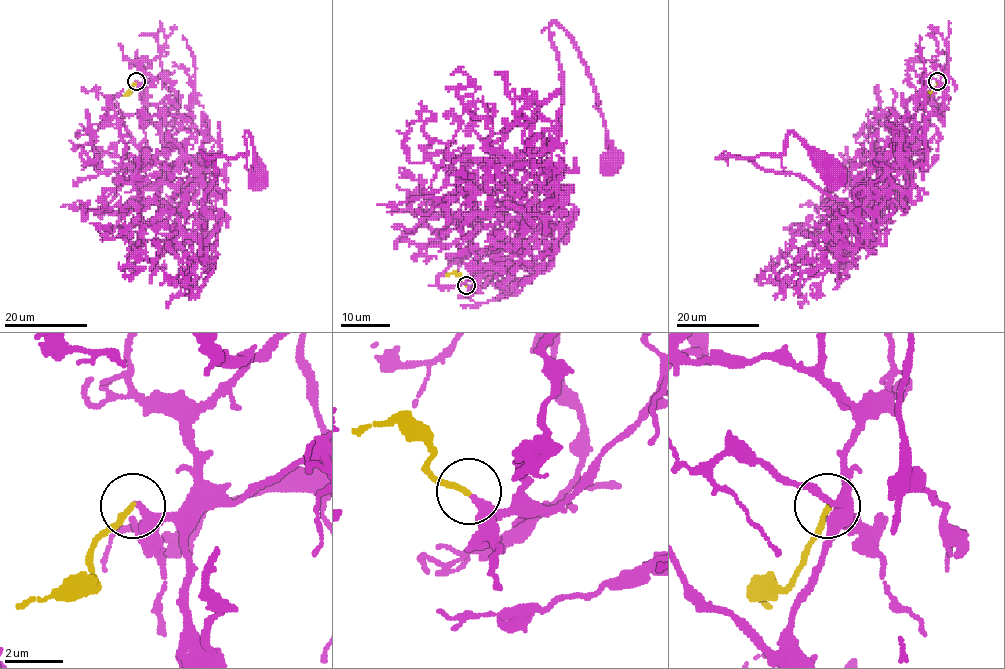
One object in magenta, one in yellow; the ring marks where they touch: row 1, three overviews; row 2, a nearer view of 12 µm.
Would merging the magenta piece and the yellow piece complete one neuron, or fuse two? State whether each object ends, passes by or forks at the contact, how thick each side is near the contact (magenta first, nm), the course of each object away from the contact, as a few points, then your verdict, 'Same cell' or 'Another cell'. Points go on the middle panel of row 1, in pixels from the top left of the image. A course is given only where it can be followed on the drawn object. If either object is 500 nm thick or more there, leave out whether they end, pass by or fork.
At the ring magenta ends. At the ring yellow ends. Thickness 320 nm (magenta) against 200 nm. Course of magenta: (466, 285), (530, 249), (548, 217), (547, 147), (559, 129), (562, 75), (552, 22), (590, 77), (610, 161). Course of yellow: (466, 285), (454, 274), (446, 275). Same cell

